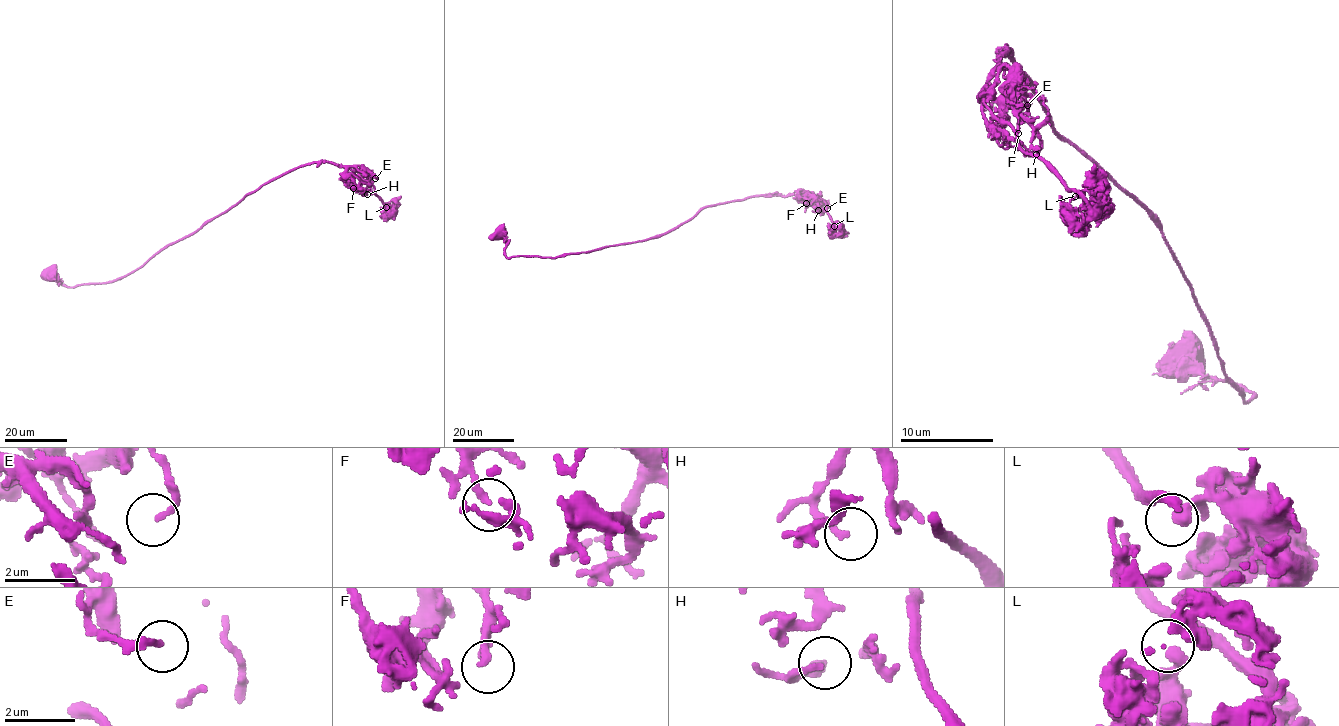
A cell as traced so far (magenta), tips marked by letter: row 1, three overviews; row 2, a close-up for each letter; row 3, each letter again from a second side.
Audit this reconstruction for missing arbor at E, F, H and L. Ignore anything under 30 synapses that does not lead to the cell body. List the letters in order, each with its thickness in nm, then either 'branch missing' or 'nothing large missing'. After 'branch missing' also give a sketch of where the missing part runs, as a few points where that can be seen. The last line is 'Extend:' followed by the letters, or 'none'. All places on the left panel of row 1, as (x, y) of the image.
E: 200 nm | nothing large missing
F: 200 nm | nothing large missing
H: 150 nm | nothing large missing
L: 340 nm | nothing large missing
Extend: none

